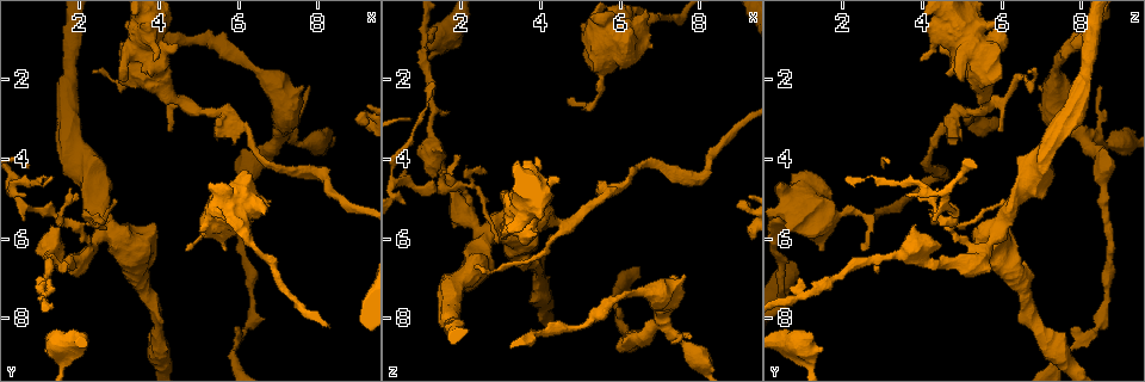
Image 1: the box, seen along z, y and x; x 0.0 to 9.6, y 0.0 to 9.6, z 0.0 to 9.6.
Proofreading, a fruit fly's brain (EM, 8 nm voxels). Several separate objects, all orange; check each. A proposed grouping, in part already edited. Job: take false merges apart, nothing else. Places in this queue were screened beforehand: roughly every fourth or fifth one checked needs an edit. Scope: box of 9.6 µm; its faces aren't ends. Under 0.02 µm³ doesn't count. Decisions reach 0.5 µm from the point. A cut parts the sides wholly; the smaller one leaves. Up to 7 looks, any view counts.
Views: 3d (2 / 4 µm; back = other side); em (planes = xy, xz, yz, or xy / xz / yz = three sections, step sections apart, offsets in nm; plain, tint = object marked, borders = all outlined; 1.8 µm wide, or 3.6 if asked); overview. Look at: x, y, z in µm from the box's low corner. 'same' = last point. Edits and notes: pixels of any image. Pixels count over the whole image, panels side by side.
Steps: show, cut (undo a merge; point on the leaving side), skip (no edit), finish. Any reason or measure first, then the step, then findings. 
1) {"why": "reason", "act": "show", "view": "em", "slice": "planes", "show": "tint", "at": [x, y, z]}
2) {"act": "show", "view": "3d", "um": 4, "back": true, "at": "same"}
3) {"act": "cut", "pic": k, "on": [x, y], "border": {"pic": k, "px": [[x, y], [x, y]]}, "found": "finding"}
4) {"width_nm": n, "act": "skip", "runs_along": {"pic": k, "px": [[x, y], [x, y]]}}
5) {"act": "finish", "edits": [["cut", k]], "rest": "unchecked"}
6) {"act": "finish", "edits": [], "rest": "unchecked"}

{"why": "a fork", "act": "show", "view": "3d", "um": 2, "at": [5.70, 3.05, 4.80]}

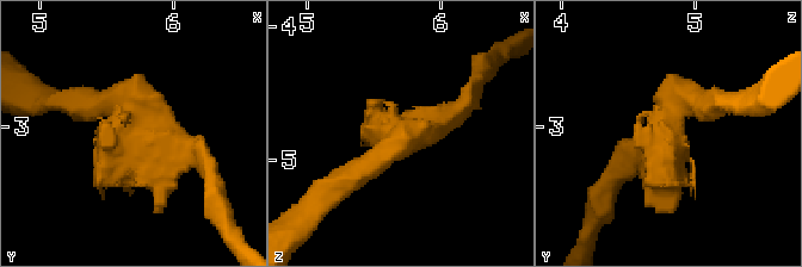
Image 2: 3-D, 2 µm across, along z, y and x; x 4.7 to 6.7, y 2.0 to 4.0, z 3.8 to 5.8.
{"act": "show", "view": "em", "um": 3.6, "slice": "xy", "step": 4, "show": "tint", "at": [5.70, 3.02, 4.84]}

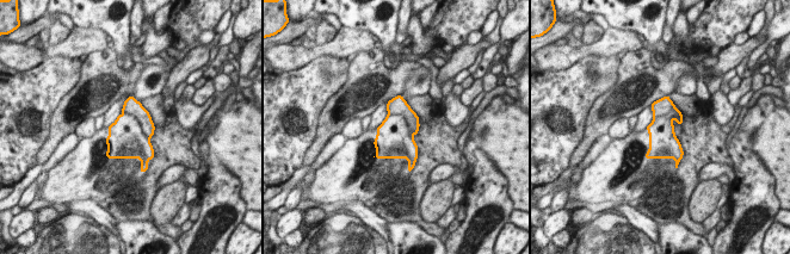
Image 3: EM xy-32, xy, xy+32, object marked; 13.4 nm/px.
{"act": "show", "view": "em", "um": 3.6, "slice": "planes", "show": "tint", "at": "same"}

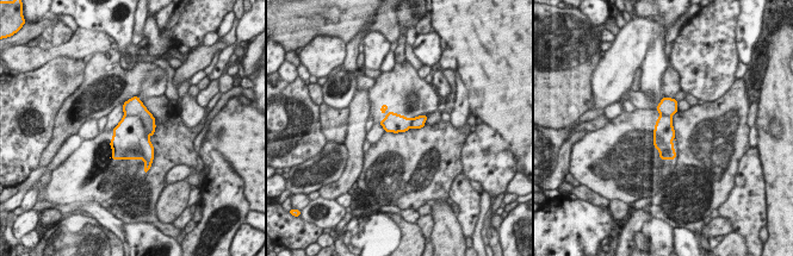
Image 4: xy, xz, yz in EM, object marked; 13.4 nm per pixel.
{"width_nm": 260, "act": "cut", "pic": 4, "on": [130, 131], "border": {"pic": 4, "px": [[124, 116], [137, 116], [146, 131]]}, "found": "a second neuron is stuck on"}

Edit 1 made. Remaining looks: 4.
{"why": "three arms meet", "act": "show", "view": "3d", "um": 2, "at": [7.00, 3.40, 8.00]}

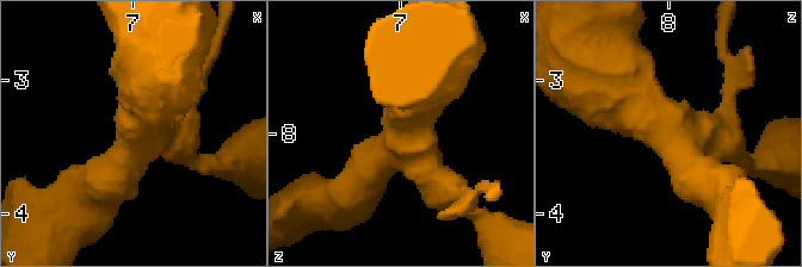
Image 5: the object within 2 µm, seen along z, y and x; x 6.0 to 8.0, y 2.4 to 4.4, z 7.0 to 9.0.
{"why": "now the EM", "act": "show", "view": "em", "slice": "planes", "show": "tint", "at": [7.02, 3.42, 8.02]}

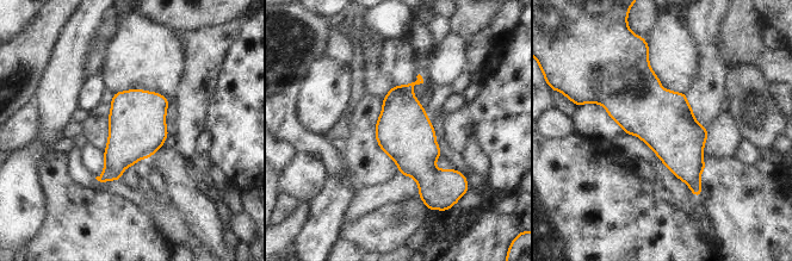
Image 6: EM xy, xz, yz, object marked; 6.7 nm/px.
{"act": "skip", "found": "one neuron here"}

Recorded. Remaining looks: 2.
{"act": "show", "view": "3d", "um": 2, "at": [1.60, 5.60, 4.75]}

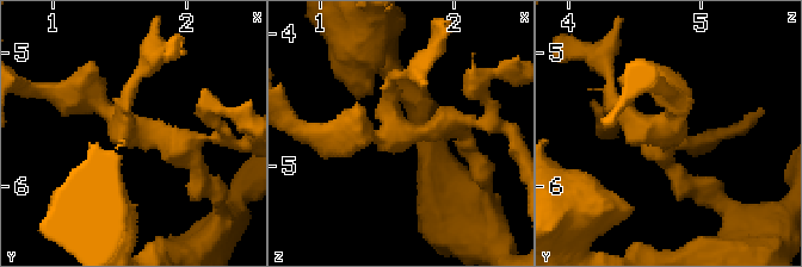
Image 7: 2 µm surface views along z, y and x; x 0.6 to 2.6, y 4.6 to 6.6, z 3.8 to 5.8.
{"why": "now the EM", "act": "show", "view": "em", "slice": "planes", "show": "tint", "at": [1.62, 5.60, 4.78]}

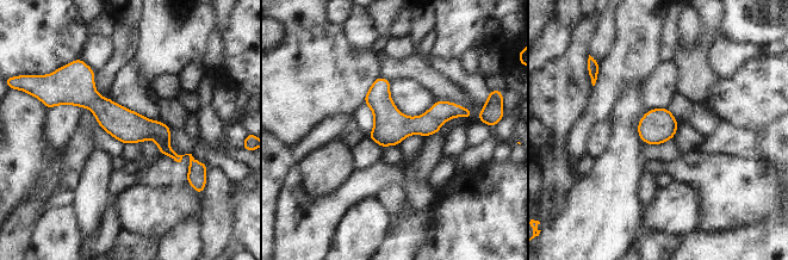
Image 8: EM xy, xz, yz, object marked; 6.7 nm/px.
{"act": "skip", "found": "all the same neuron"}

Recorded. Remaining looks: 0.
{"act": "finish", "edits": [["cut", 4]], "rest": "unchecked"}

